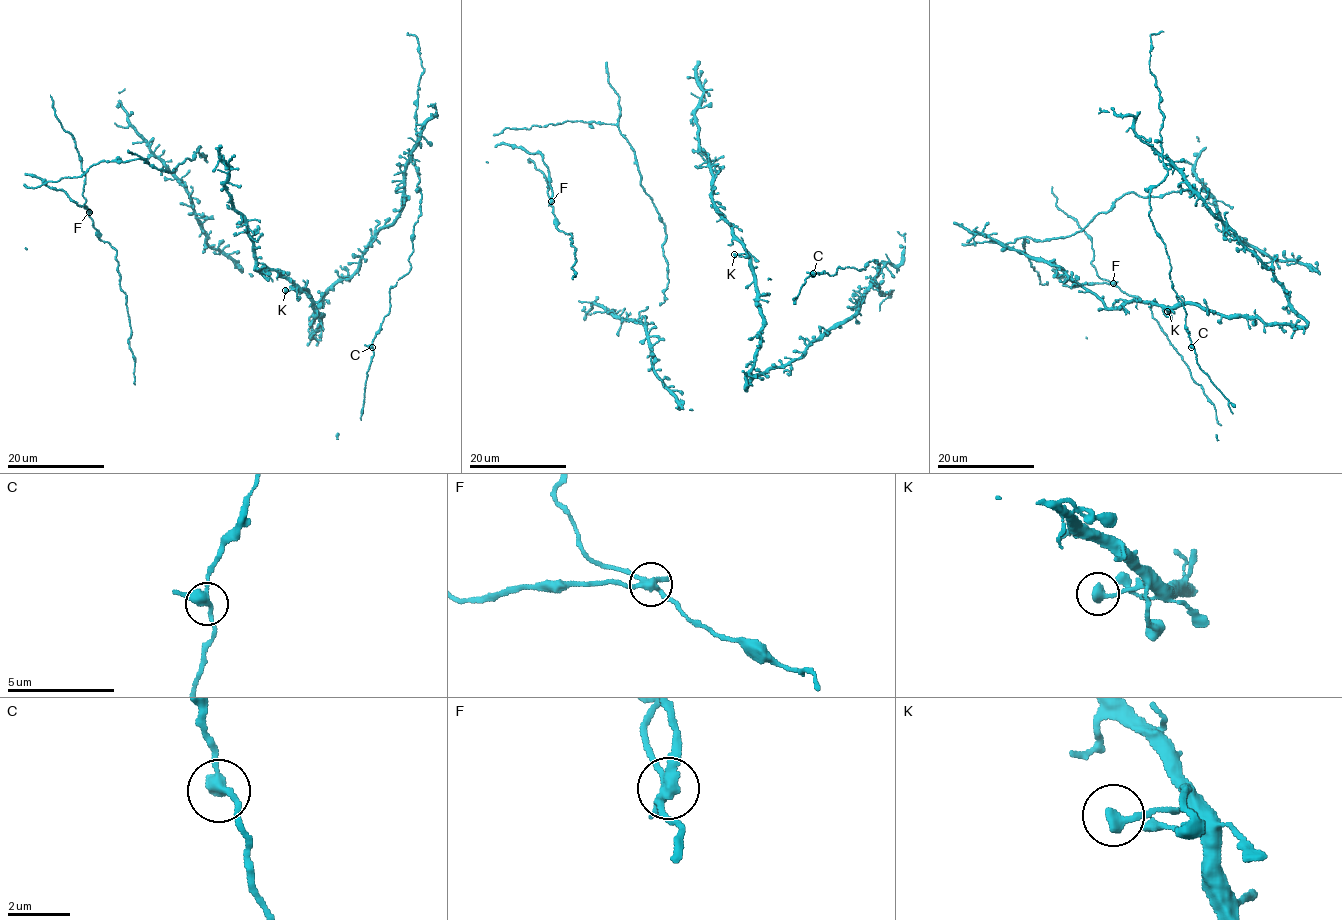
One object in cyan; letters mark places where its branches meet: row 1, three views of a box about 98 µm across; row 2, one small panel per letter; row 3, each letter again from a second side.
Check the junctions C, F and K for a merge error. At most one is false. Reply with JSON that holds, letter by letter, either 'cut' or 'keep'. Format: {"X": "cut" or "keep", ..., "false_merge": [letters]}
{"C": "keep", "F": "cut", "K": "keep", "false_merge": ["F"]}

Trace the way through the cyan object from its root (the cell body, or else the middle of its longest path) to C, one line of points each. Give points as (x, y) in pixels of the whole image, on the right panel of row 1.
C: (1161, 306), (1307, 324), (1268, 268), (1162, 157), (1168, 175), (1152, 189), (1149, 217), (1191, 347)

